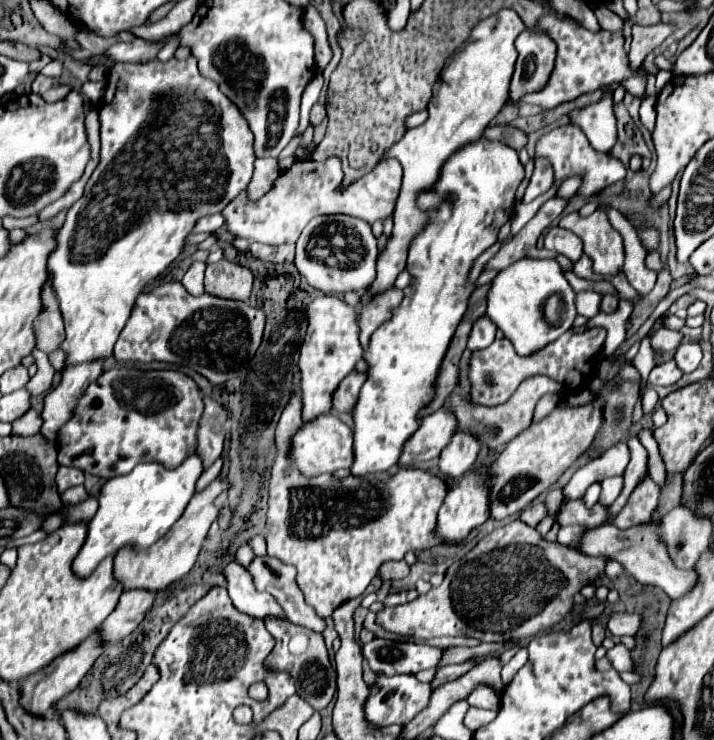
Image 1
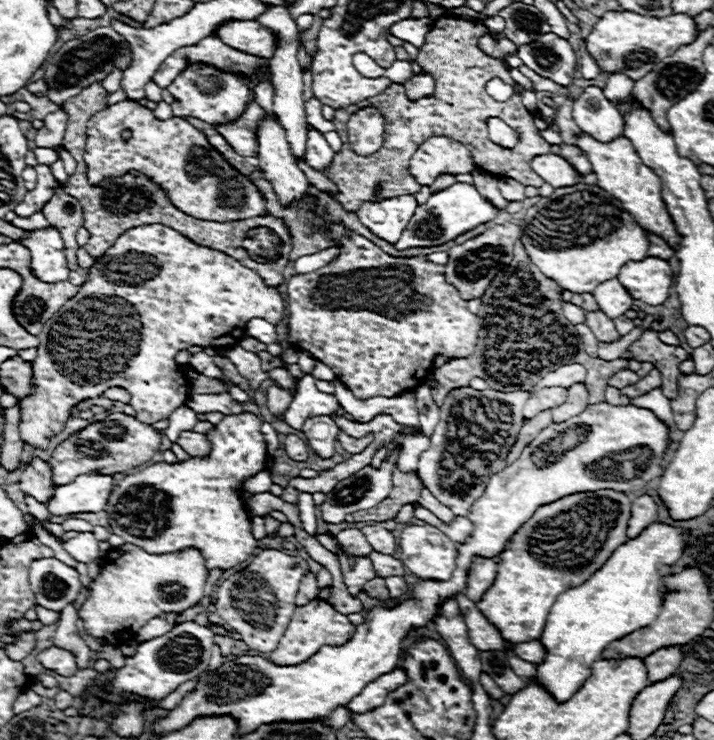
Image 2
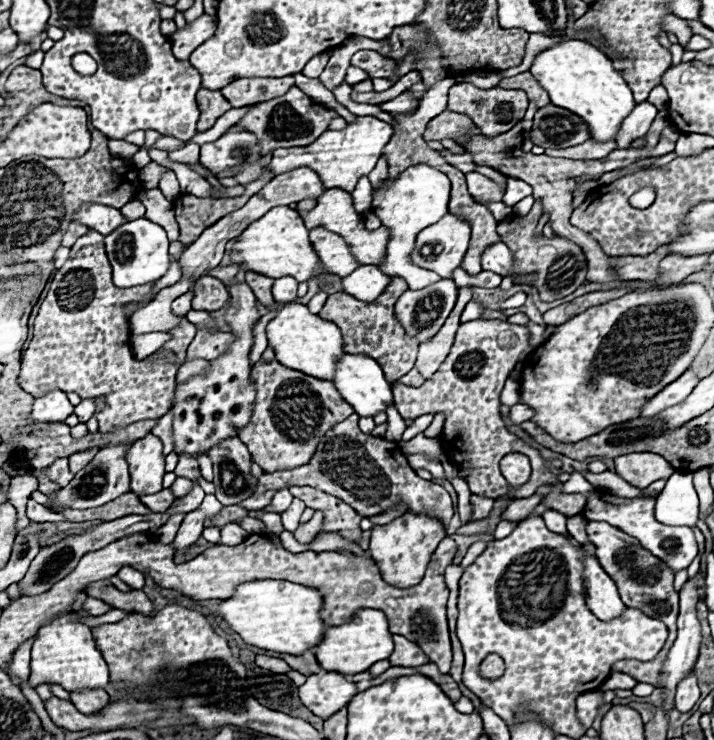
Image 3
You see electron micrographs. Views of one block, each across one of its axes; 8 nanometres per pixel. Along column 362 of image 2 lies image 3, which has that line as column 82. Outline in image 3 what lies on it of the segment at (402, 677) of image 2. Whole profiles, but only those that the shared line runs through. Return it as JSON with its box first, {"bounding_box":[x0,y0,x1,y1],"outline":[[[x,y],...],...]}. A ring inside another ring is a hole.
{"bounding_box":[70,690,108,714],"outline":[[[80,690],[80,692],[70,692],[72,704],[86,714],[94,714],[102,710],[108,704],[108,692],[106,690]]]}

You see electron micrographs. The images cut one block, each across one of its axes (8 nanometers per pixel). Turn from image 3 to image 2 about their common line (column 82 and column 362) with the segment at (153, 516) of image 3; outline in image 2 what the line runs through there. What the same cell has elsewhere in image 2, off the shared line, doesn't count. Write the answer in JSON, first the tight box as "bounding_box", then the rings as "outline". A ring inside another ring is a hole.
{"bounding_box":[336,528,372,556],"outline":[[[346,528],[346,530],[338,532],[336,538],[344,546],[344,550],[348,550],[350,554],[364,554],[364,556],[368,556],[372,552],[372,546],[366,542],[366,536],[362,534],[362,530]]]}

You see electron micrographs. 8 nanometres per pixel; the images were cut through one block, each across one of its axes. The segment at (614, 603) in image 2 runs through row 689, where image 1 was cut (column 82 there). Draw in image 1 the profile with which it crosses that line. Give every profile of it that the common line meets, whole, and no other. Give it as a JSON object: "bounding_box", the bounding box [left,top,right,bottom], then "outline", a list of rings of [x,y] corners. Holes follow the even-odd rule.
{"bounding_box":[72,454,202,578],"outline":[[[194,454],[174,470],[166,470],[158,462],[144,462],[126,476],[110,478],[100,490],[98,512],[88,522],[86,542],[72,562],[74,574],[78,578],[90,576],[106,556],[116,554],[128,544],[134,550],[146,550],[158,542],[182,516],[188,500],[194,496],[194,484],[200,474],[202,460]]]}

